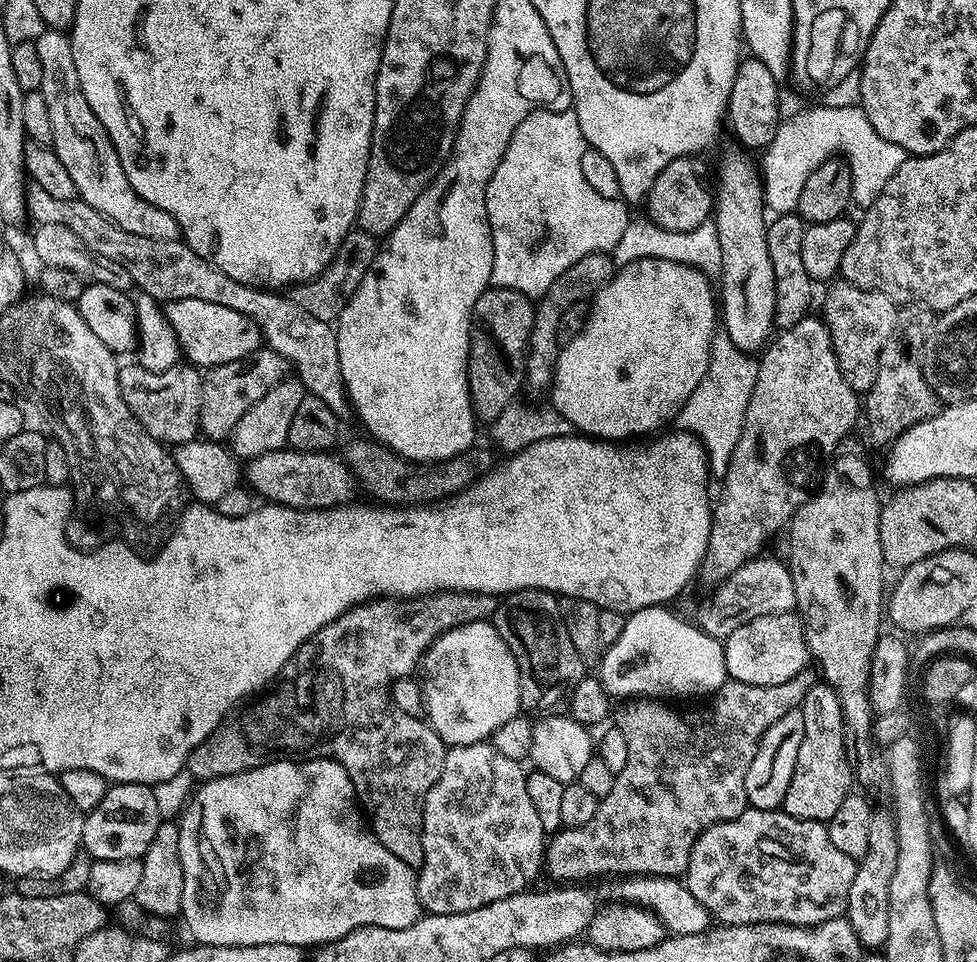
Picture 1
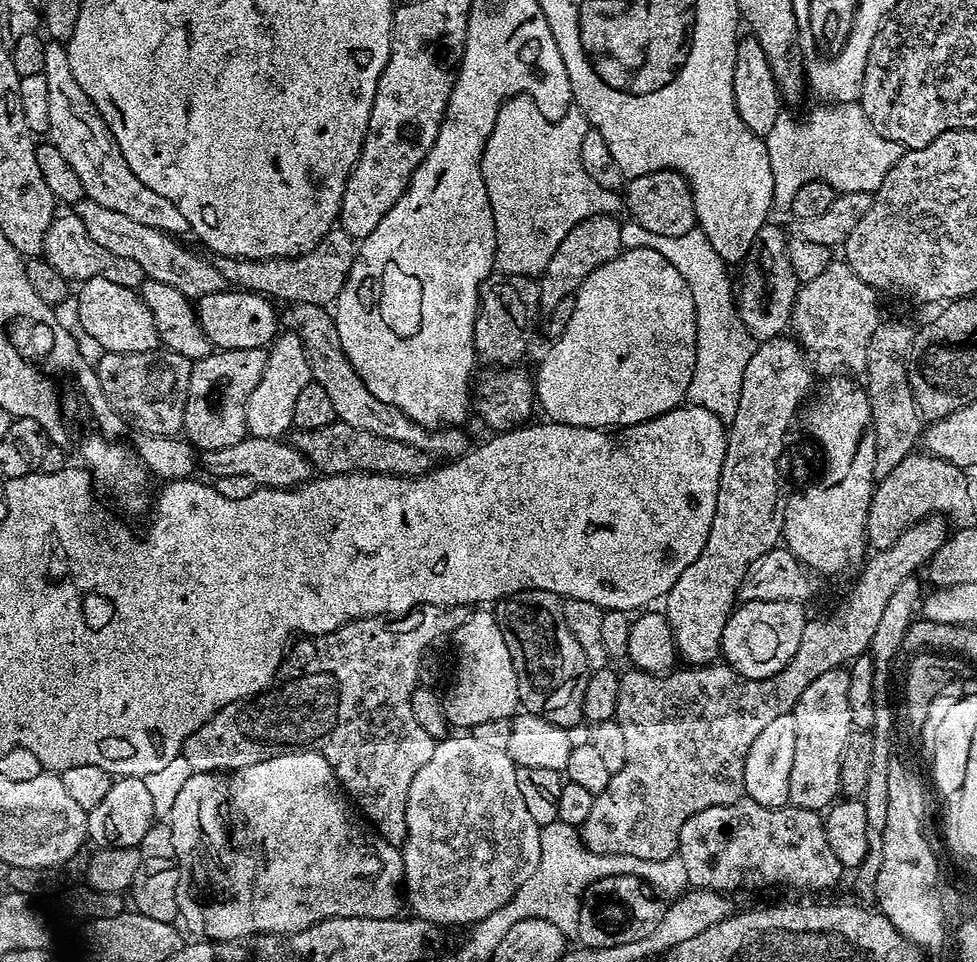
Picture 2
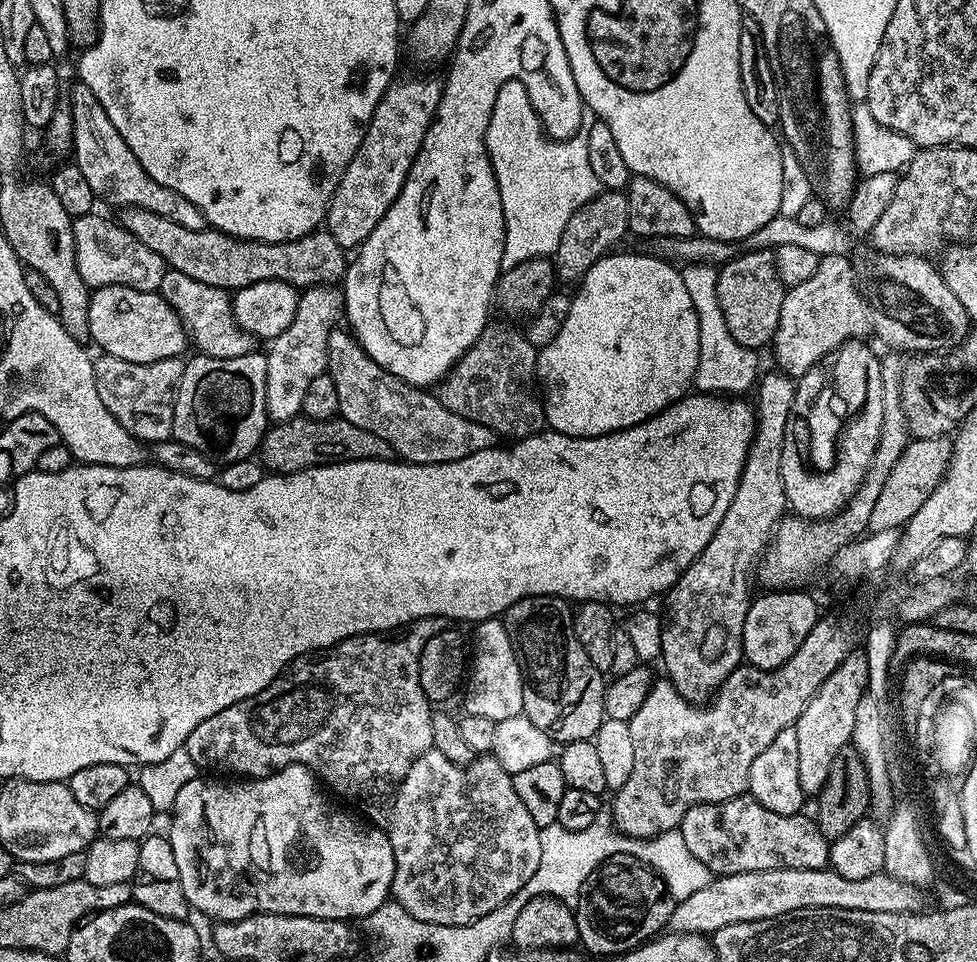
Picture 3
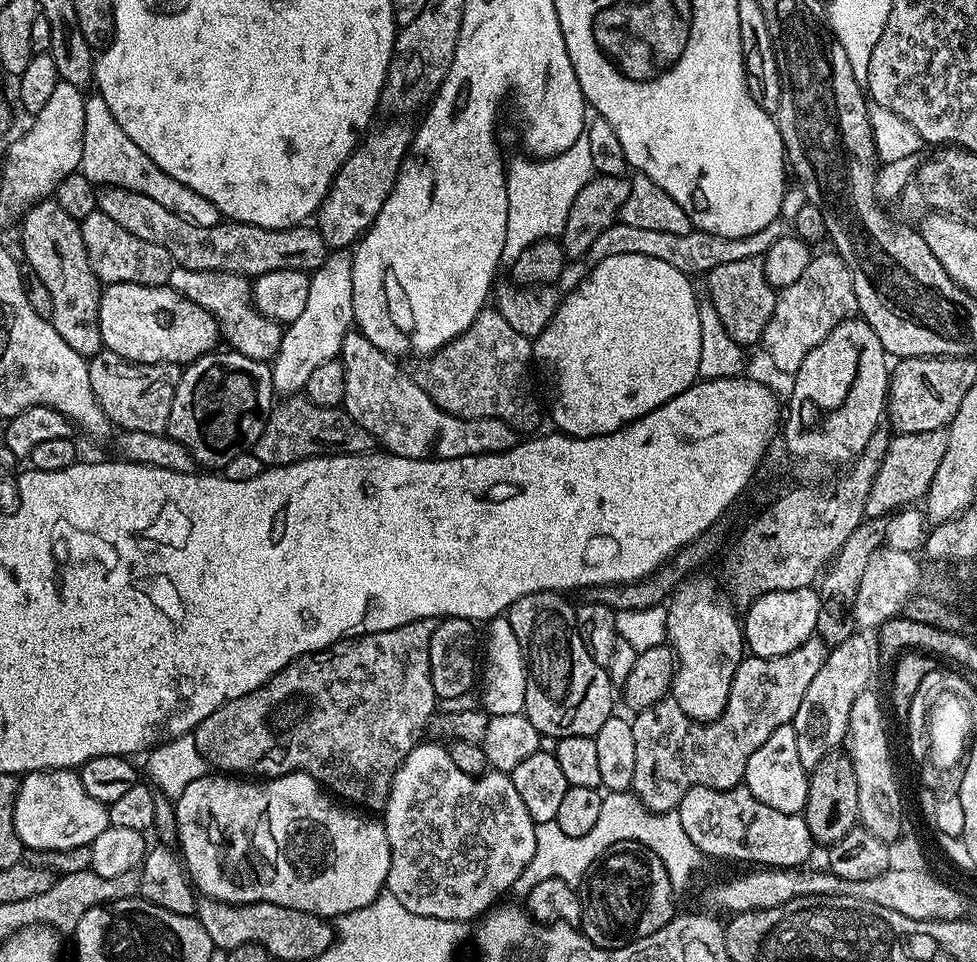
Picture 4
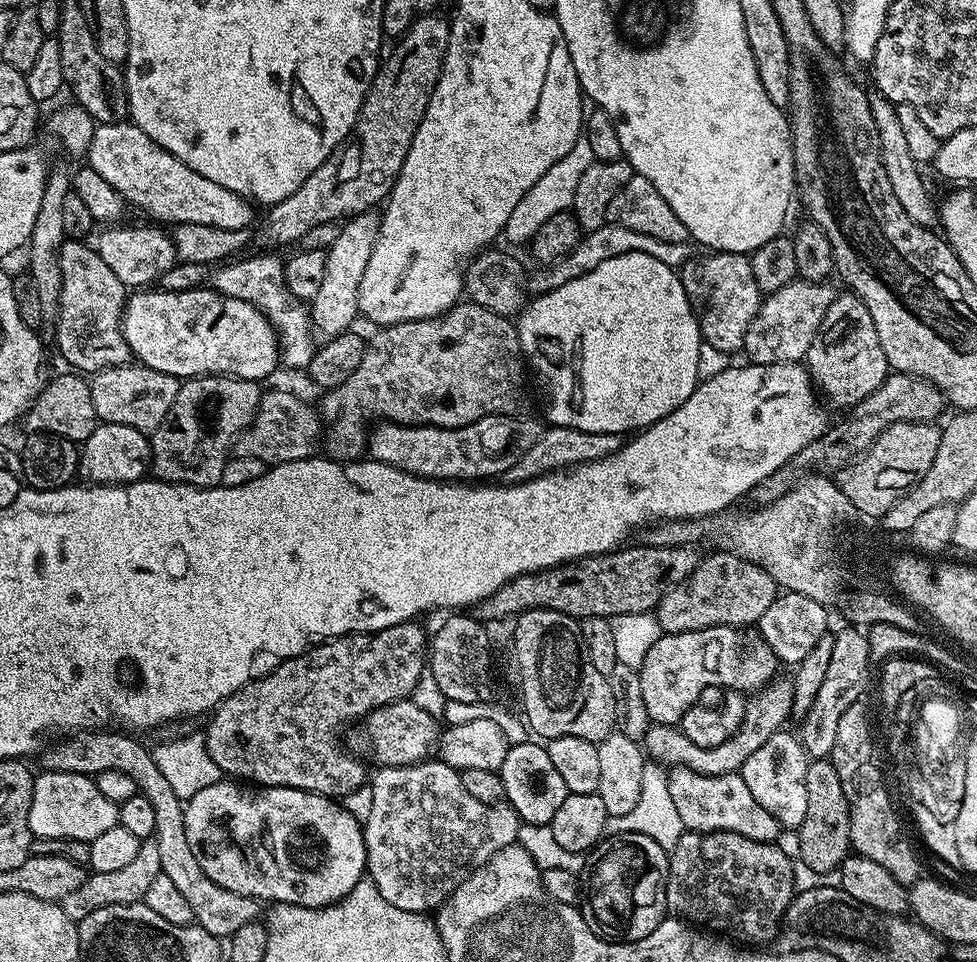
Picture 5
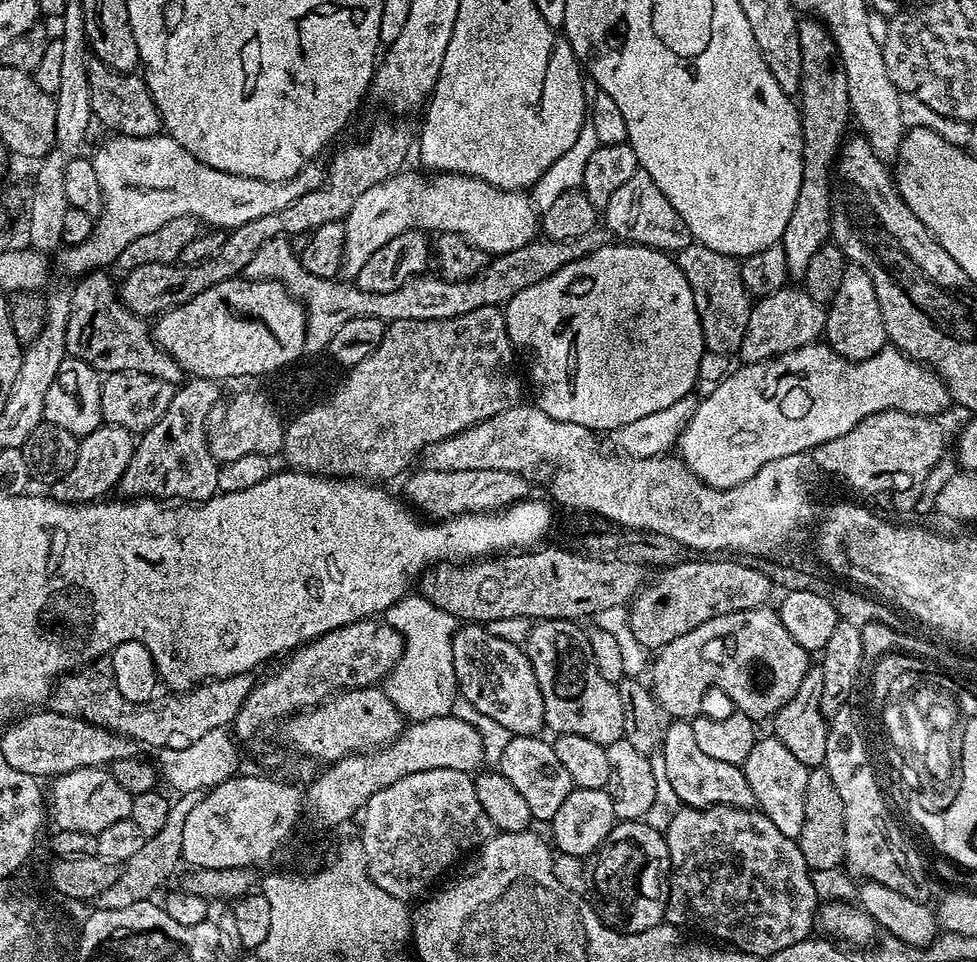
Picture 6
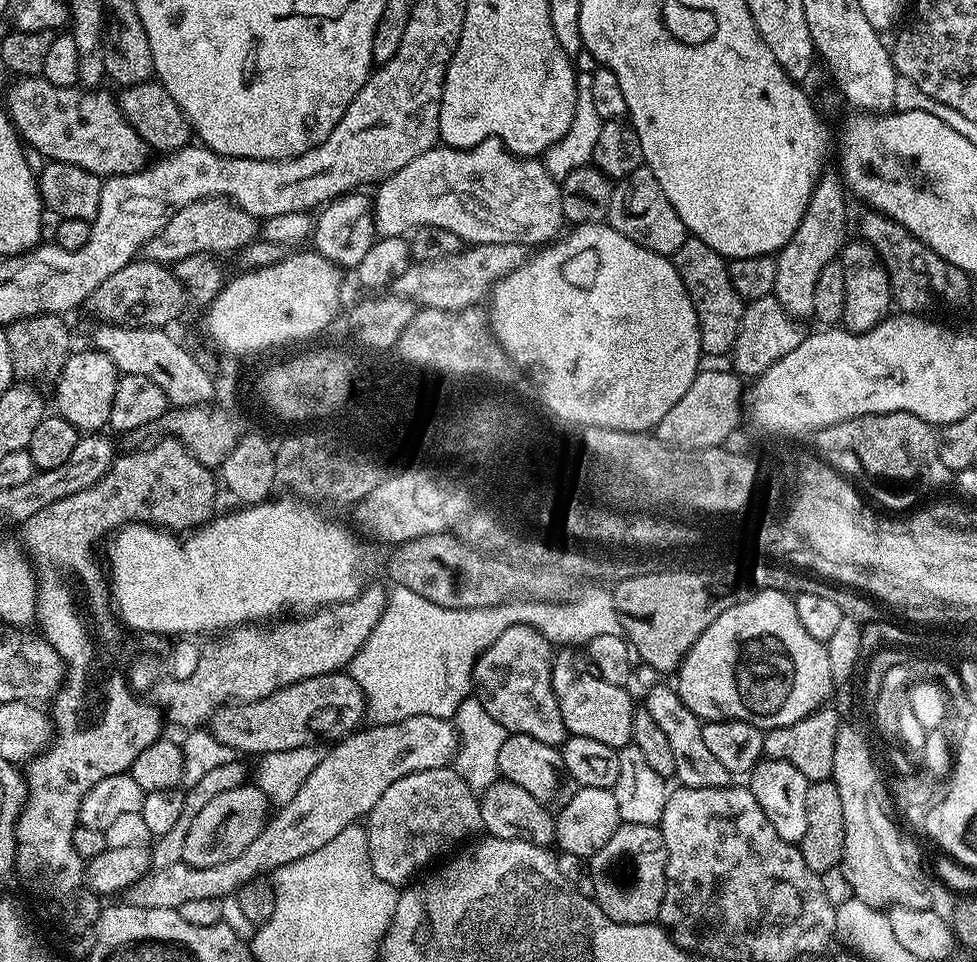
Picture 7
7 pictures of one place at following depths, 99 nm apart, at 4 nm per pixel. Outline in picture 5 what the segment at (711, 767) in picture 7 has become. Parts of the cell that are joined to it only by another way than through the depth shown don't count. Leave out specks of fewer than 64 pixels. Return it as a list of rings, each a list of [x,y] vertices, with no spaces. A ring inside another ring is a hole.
[[[676,766],[667,775],[671,799],[687,831],[733,832],[767,844],[781,839],[782,829],[774,814],[758,806],[754,794],[750,794],[739,772],[725,776],[703,776],[689,768]]]

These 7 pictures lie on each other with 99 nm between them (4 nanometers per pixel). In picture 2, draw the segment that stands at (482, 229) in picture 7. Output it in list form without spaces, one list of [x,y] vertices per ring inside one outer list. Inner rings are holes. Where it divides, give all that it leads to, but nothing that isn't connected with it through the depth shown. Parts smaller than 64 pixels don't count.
[[[277,335],[266,352],[264,373],[254,386],[254,394],[250,394],[250,402],[246,406],[246,426],[248,435],[258,438],[274,438],[275,440],[287,437],[287,432],[293,431],[294,406],[298,403],[298,394],[306,390],[308,384],[313,383],[312,371],[308,355],[299,335]]]

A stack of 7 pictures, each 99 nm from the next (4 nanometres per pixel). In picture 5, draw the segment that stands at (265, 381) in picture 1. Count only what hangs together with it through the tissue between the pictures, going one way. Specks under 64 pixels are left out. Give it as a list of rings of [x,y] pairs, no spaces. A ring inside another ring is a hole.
[[[213,374],[185,379],[178,390],[178,398],[174,398],[174,406],[170,406],[170,414],[166,414],[162,426],[151,433],[151,475],[171,484],[189,484],[195,488],[217,487],[222,478],[224,463],[230,459],[229,449],[233,447],[236,437],[255,420],[261,395],[262,388],[257,381],[243,380],[237,376]]]

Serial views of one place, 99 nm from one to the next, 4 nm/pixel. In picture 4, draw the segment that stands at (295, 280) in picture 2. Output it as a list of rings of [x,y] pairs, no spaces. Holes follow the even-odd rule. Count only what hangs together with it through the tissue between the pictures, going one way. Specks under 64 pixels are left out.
[[[101,184],[96,189],[96,206],[98,211],[106,214],[106,218],[118,222],[130,234],[142,238],[142,242],[154,242],[154,246],[162,246],[172,256],[173,265],[190,270],[206,270],[207,272],[222,272],[225,274],[237,274],[242,278],[255,278],[266,274],[270,270],[296,270],[301,268],[303,272],[311,273],[320,268],[326,255],[324,240],[316,233],[315,227],[297,226],[294,228],[263,228],[253,224],[237,224],[235,222],[218,222],[214,226],[194,226],[194,222],[186,222],[178,214],[166,210],[154,198],[146,198],[146,194],[138,194],[126,190],[117,184]]]

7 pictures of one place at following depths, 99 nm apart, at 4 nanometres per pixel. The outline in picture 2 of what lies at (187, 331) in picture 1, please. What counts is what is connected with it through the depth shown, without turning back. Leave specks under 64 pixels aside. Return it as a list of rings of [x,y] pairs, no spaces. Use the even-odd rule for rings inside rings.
[[[225,290],[218,294],[202,296],[198,300],[200,329],[220,350],[229,348],[234,350],[267,349],[278,335],[276,308],[277,305],[273,301],[258,292]]]

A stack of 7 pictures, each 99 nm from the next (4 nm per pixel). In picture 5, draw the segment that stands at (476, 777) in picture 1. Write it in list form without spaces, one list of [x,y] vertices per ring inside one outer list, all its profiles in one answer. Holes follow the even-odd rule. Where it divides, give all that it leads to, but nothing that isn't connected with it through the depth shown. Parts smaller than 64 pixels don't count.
[[[432,759],[418,764],[405,764],[403,768],[377,767],[375,769],[376,777],[373,780],[371,777],[370,780],[370,788],[372,784],[372,801],[368,804],[368,817],[363,817],[362,820],[364,841],[366,842],[366,858],[368,859],[366,872],[374,882],[374,886],[378,886],[378,894],[382,894],[382,898],[386,898],[386,902],[390,902],[390,906],[398,906],[398,910],[410,910],[411,912],[422,912],[425,914],[431,913],[433,910],[439,908],[448,899],[449,894],[475,868],[481,868],[494,854],[498,854],[498,850],[517,843],[516,835],[522,823],[520,815],[507,802],[487,804],[486,802],[478,801],[462,786],[462,778],[457,769],[451,768],[439,759]]]

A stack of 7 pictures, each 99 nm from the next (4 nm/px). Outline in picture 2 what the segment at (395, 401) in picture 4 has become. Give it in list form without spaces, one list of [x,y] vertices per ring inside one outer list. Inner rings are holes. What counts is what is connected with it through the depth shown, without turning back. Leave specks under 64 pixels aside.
[[[293,304],[287,309],[289,329],[295,330],[310,362],[312,379],[330,397],[334,405],[334,414],[341,424],[358,426],[358,430],[370,430],[370,434],[378,434],[384,440],[394,438],[398,442],[406,442],[418,450],[427,452],[433,458],[451,462],[469,451],[468,436],[460,426],[448,426],[443,430],[429,430],[421,424],[416,424],[406,414],[402,414],[394,406],[374,398],[368,387],[362,382],[362,378],[354,370],[350,358],[342,348],[342,342],[338,338],[338,326],[335,315],[327,307],[318,304]]]

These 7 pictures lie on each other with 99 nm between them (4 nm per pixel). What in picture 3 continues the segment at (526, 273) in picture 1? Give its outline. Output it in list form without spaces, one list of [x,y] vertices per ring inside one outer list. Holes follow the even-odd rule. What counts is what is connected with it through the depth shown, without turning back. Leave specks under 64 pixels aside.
[[[518,79],[502,82],[484,135],[494,178],[498,182],[498,194],[502,194],[506,226],[502,269],[513,268],[518,266],[518,262],[526,262],[530,258],[552,256],[548,251],[548,200],[556,200],[556,236],[562,238],[566,222],[602,190],[589,163],[550,164],[550,158],[544,158],[546,154],[538,152],[539,121],[540,116],[526,86]]]

